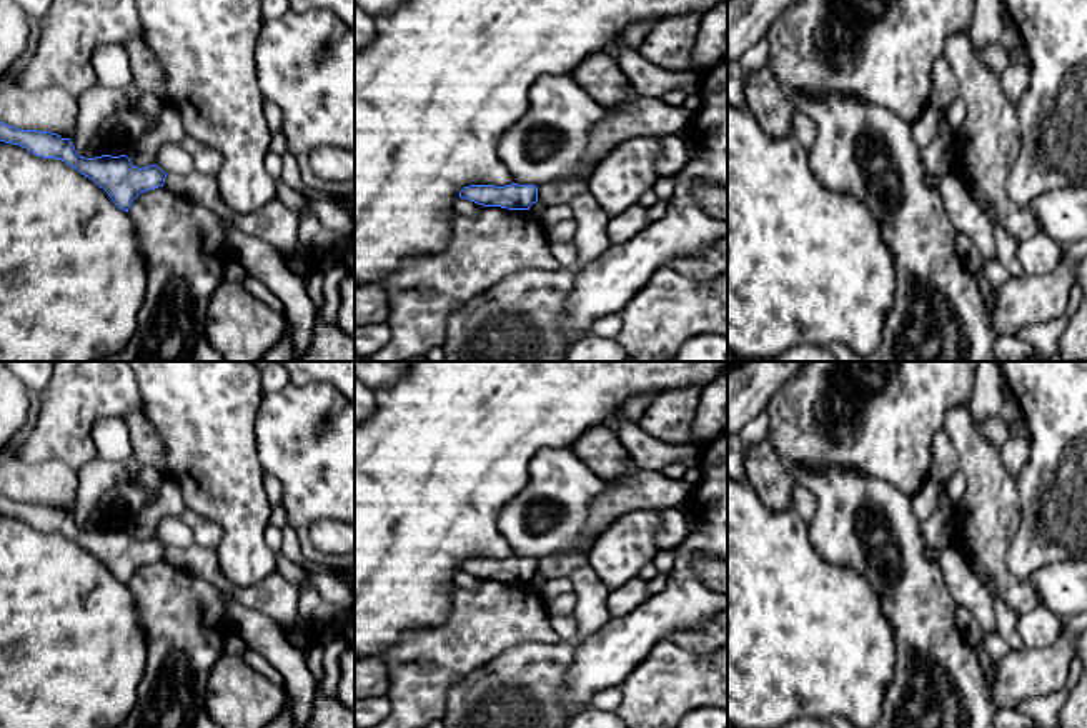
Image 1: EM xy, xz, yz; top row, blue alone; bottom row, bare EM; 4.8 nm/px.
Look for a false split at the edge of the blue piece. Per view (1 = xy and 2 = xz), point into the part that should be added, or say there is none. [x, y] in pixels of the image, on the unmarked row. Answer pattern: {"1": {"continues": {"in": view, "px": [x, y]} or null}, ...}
{"1": {"continues": null}, "2": {"continues": null}}

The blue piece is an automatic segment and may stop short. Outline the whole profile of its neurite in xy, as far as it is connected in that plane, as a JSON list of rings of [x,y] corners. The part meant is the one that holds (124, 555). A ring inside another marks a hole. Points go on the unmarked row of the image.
[[[0,495],[0,515],[20,518],[42,531],[65,535],[103,561],[123,585],[128,585],[140,566],[163,560],[166,550],[158,538],[133,540],[127,528],[80,530],[70,511],[52,505],[20,503]]]

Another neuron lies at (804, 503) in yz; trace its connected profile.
[[[796,483],[792,488],[792,510],[809,525],[819,508],[816,496],[804,485]]]

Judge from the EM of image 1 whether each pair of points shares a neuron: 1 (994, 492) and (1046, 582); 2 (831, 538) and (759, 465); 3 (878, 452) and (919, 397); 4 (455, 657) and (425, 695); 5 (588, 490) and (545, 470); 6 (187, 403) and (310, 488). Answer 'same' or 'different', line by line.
1: different
2: different
3: same
4: same
5: same
6: different

